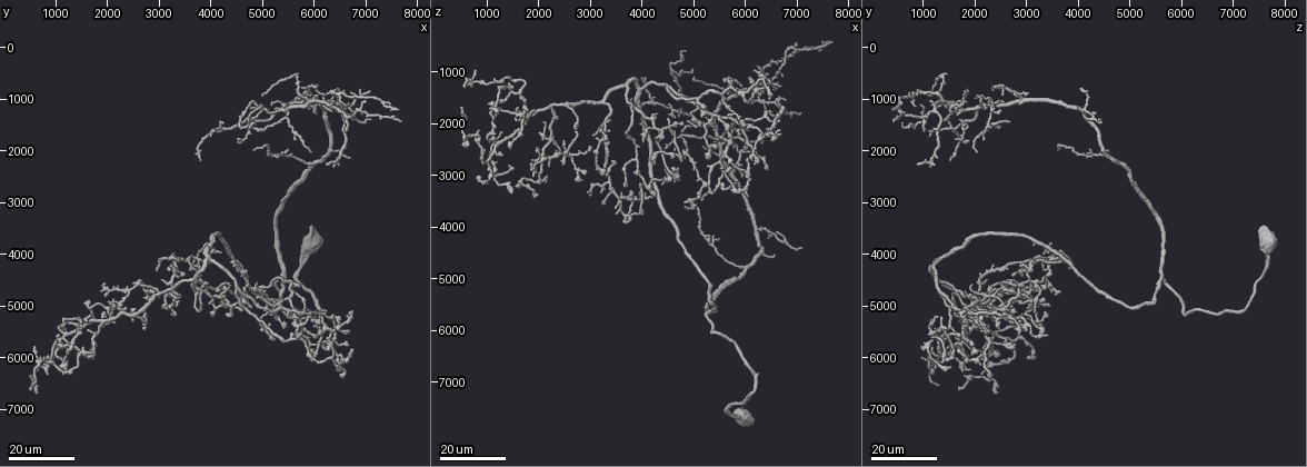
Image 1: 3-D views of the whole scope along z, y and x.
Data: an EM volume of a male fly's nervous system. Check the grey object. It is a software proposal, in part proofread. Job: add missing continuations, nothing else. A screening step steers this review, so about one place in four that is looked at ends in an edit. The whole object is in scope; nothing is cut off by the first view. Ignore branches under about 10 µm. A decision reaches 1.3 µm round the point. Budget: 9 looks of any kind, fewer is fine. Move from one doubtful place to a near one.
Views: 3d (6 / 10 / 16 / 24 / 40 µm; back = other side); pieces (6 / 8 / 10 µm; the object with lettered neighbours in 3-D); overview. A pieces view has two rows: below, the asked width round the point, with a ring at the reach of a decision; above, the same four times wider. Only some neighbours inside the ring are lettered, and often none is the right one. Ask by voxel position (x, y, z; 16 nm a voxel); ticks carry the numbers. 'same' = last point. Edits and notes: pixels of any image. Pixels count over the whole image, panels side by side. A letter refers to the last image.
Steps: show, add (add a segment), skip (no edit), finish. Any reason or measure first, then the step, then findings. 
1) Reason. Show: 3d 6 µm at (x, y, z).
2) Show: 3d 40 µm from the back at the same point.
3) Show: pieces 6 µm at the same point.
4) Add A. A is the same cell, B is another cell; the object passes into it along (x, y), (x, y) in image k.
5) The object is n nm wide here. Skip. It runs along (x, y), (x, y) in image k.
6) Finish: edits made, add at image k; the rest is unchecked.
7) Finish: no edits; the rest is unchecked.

An open end. Show: 3d 24 µm at (6250, 2250, 900).

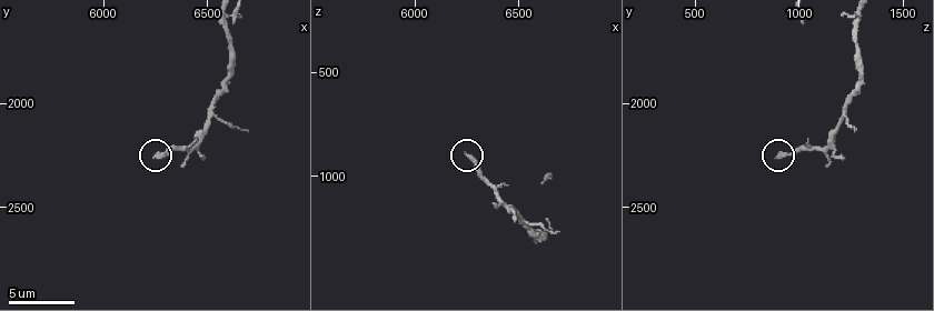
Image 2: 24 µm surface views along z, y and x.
Show: pieces 6 µm at (6250, 2260, 890).

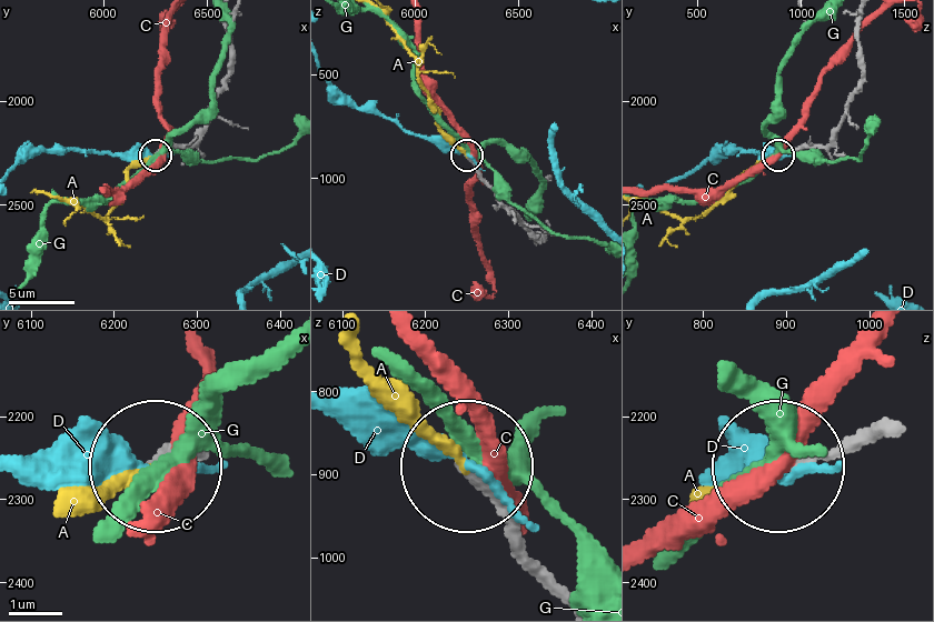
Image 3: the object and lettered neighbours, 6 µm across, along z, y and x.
Add A. A is the same cell, C, D and G are other cells; the object passes into it along (876, 424), (703, 490) in image 3; it goes on there.

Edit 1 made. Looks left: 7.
Free end. Show: 3d 16 µm at (6000, 750, 2400).

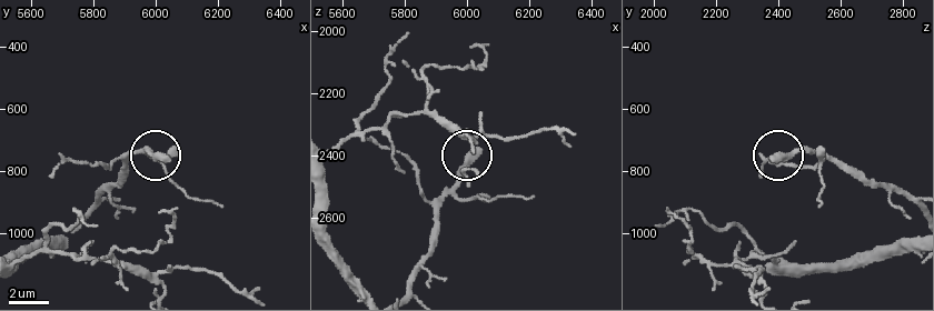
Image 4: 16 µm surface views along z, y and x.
Show: pieces 8 µm at (6030, 760, 2390).

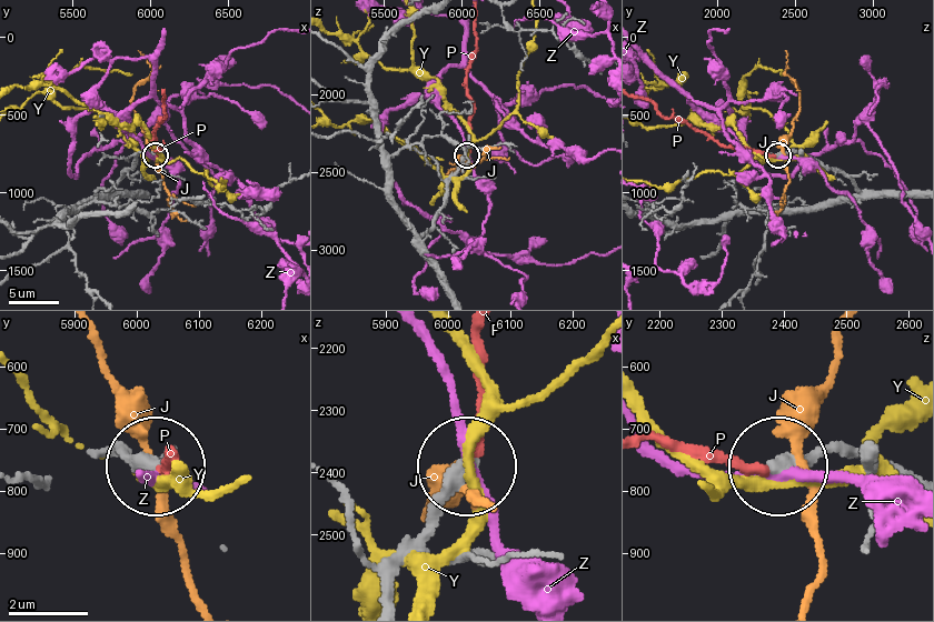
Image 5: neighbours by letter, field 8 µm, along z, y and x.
Add P. P is the same cell, J, Y and Z are other cells; the object passes into it along (105, 452), (164, 469), (164, 459) in image 5; the neuron continues.

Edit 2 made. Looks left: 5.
Branch stops here. Show: 3d 24 µm at (2950, 4300, 3350).

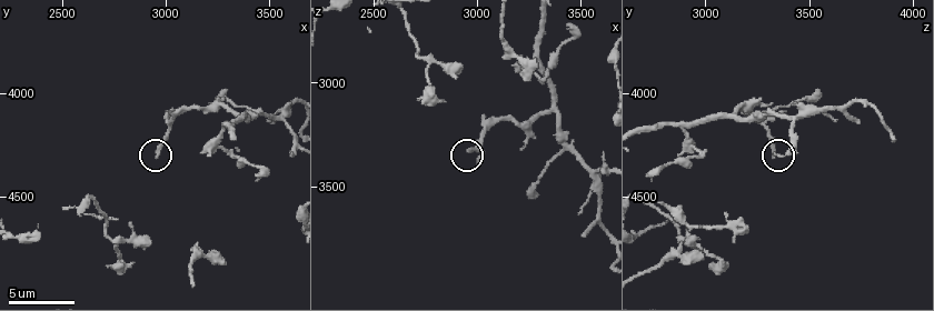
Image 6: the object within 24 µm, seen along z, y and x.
Show: pieces 10 µm at (2970, 4310, 3330).

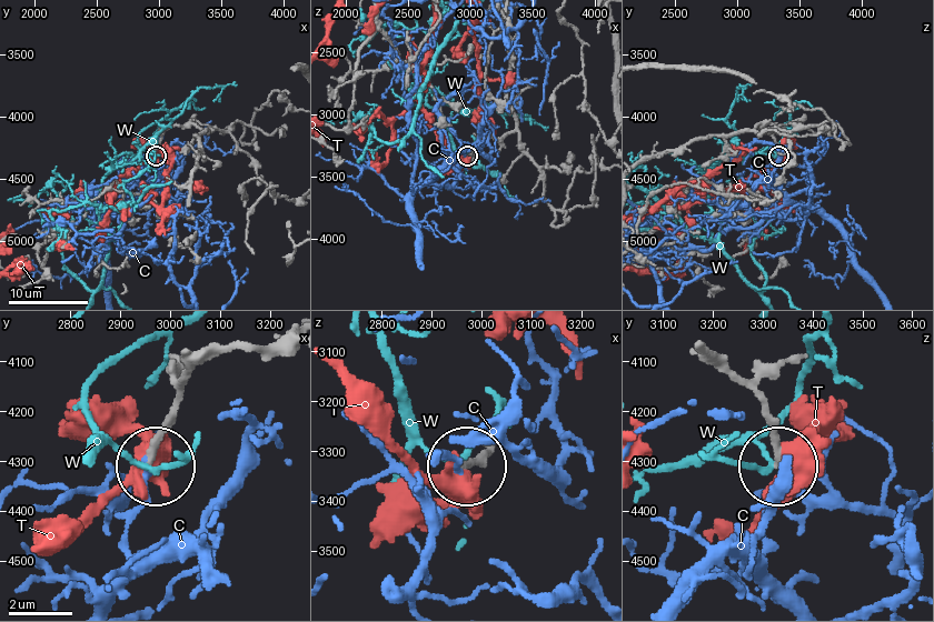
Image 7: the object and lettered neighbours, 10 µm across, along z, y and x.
Skip. C, T and W are other cells; it runs along (705, 342), (764, 413), (777, 459) in image 7; none of them fits.

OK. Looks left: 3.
Free end. Show: pieces 6 µm at (3520, 4140, 3730).

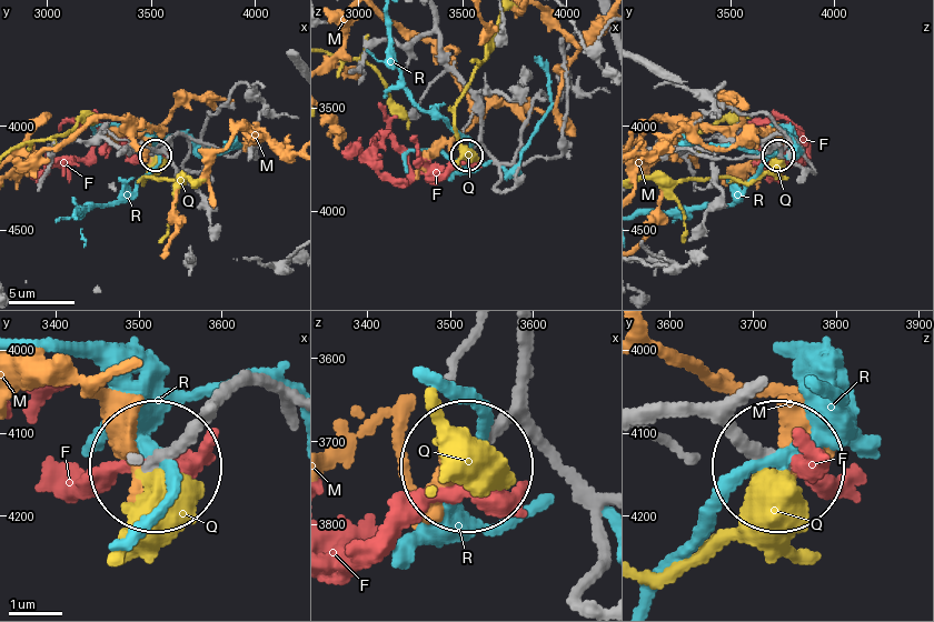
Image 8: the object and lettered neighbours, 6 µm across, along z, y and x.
Skip. F, M, Q and R are other cells; it runs along (205, 413), (157, 462) in image 8; none of them fits.

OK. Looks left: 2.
Finish: edits made, add at image 3, add at image 5; the rest is unchecked.

